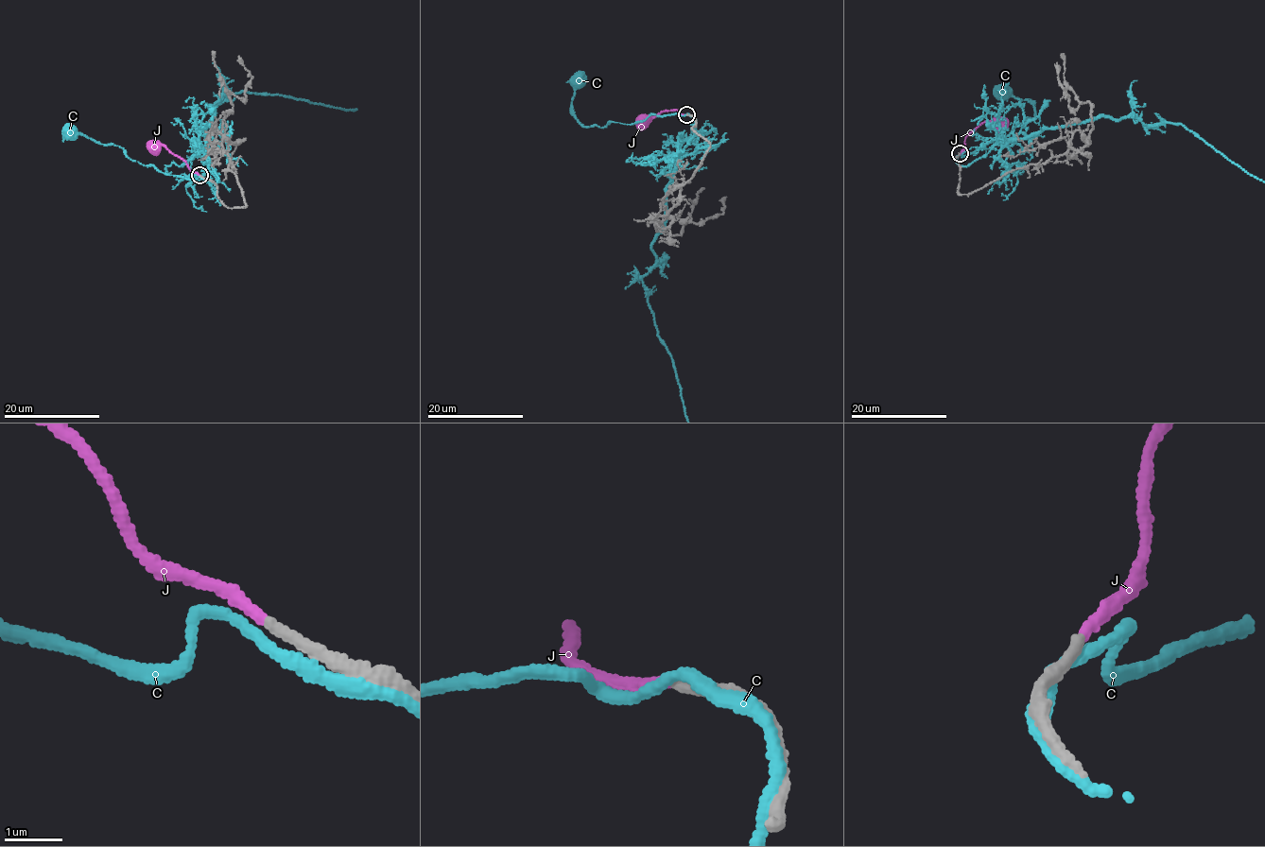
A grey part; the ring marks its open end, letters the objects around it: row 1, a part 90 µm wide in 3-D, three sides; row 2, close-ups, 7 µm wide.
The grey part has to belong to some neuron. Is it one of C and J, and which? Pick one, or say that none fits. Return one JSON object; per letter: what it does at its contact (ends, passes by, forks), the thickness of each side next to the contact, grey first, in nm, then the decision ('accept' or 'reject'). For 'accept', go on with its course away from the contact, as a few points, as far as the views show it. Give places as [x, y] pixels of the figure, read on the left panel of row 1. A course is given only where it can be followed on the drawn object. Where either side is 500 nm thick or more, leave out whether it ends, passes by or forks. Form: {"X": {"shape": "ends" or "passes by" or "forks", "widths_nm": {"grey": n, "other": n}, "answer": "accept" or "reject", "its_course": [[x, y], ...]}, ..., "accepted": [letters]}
{"C": {"shape": "passes by", "widths_nm": {"grey": 200, "other": 180}, "answer": "reject"}, "J": {"shape": "ends", "widths_nm": {"grey": 190, "other": 170}, "answer": "accept", "its_course": [[200, 176], [161, 144], [150, 143], [151, 146]]}, "accepted": ["J"]}

